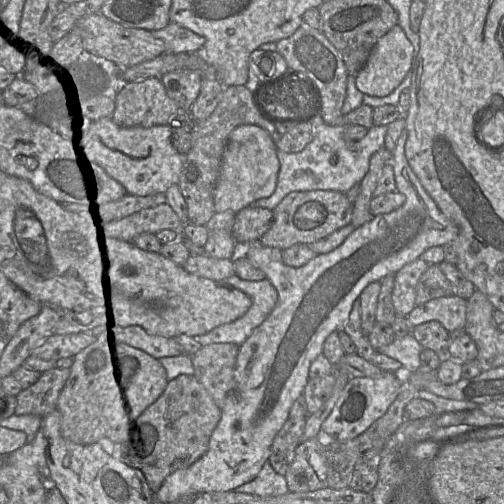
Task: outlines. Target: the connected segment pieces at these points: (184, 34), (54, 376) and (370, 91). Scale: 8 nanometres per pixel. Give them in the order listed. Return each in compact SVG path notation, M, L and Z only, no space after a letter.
M170 22L165 28L151 31L155 38L161 39L171 53L198 52L205 44L205 38L193 31Z
M52 368L40 373L36 382L16 395L16 415L44 416L56 409L58 396L69 376L68 368Z
M399 25L392 27L372 48L363 68L356 75L356 87L364 94L384 97L395 90L412 67L413 45Z

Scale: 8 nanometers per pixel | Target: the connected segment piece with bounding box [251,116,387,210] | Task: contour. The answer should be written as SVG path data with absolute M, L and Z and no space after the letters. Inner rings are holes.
M321 116L316 117L311 124L312 140L302 151L286 153L277 150L280 168L275 191L267 198L254 201L251 206L273 210L286 195L294 191L333 190L346 193L362 181L369 170L371 156L385 147L387 125L373 125L364 138L349 141L344 139L345 125L330 126L323 122ZM333 156L337 157L336 164L330 162Z

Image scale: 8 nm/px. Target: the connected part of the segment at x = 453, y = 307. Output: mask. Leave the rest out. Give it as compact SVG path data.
M457 295L439 297L417 305L408 315L411 326L438 321L447 331L463 331L466 324L467 300Z

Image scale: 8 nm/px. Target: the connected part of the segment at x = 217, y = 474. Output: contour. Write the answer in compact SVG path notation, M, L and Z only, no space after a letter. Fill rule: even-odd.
M404 128L391 160L396 188L405 196L405 203L390 213L374 216L356 228L336 249L316 255L301 267L291 267L283 262L282 249L264 246L259 240L235 243L236 253L245 254L254 266L265 273L278 292L278 301L270 315L239 347L234 372L235 390L225 399L220 421L211 435L207 452L191 466L175 471L155 491L156 501L168 503L189 494L232 491L252 481L268 461L272 443L288 420L292 404L303 394L312 362L322 353L326 338L332 332L343 329L353 303L363 289L371 282L381 281L385 276L397 273L403 266L418 259L427 249L433 246L446 247L456 239L459 234L458 226L440 211L408 164L405 155L407 138L408 133Z

